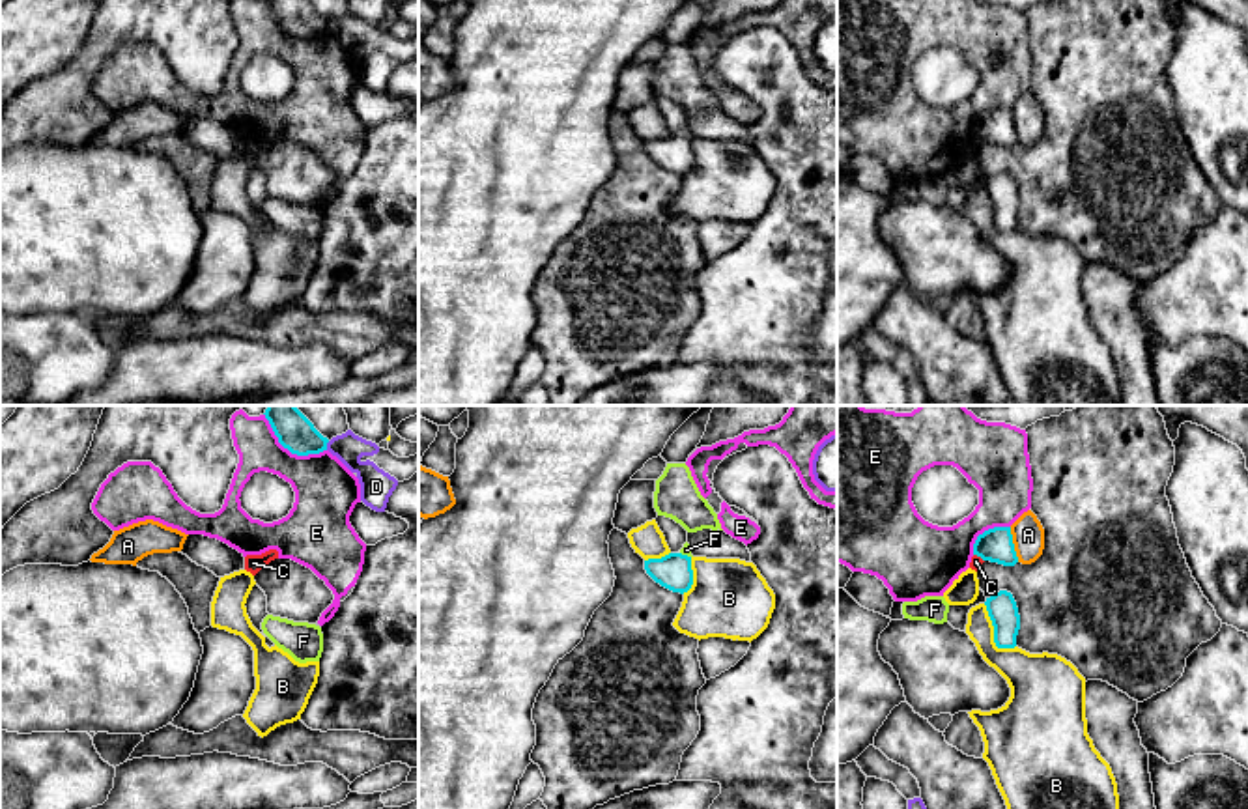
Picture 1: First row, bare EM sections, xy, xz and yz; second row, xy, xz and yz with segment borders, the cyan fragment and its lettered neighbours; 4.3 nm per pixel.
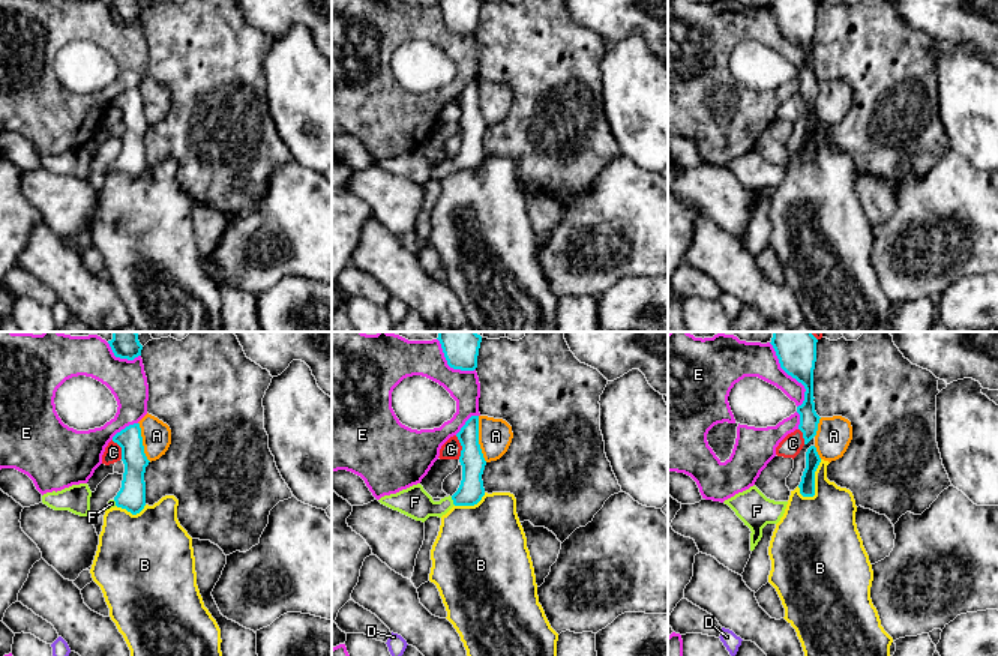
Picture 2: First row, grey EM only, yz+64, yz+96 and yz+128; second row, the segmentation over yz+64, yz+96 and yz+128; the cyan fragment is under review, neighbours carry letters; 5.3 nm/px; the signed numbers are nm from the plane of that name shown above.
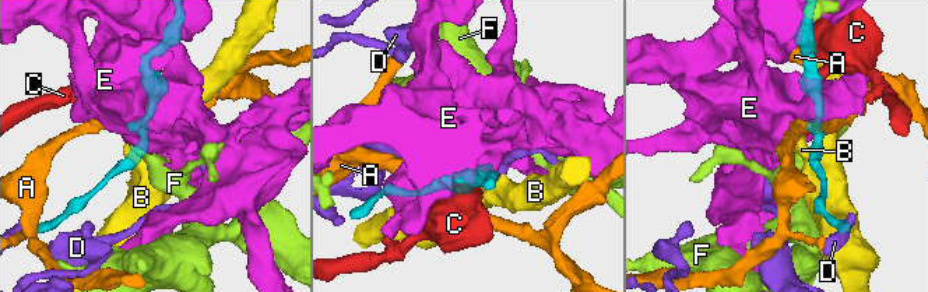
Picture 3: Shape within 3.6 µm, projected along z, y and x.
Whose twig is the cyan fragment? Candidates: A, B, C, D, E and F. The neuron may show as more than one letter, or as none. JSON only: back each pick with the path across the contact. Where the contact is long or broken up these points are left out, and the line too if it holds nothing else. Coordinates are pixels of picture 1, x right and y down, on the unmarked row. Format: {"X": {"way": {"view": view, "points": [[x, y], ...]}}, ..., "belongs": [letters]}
{"F": {"way": {"view": "xz", "points": [[673, 152], [686, 137], [686, 131]]}}, "belongs": ["F"]}

